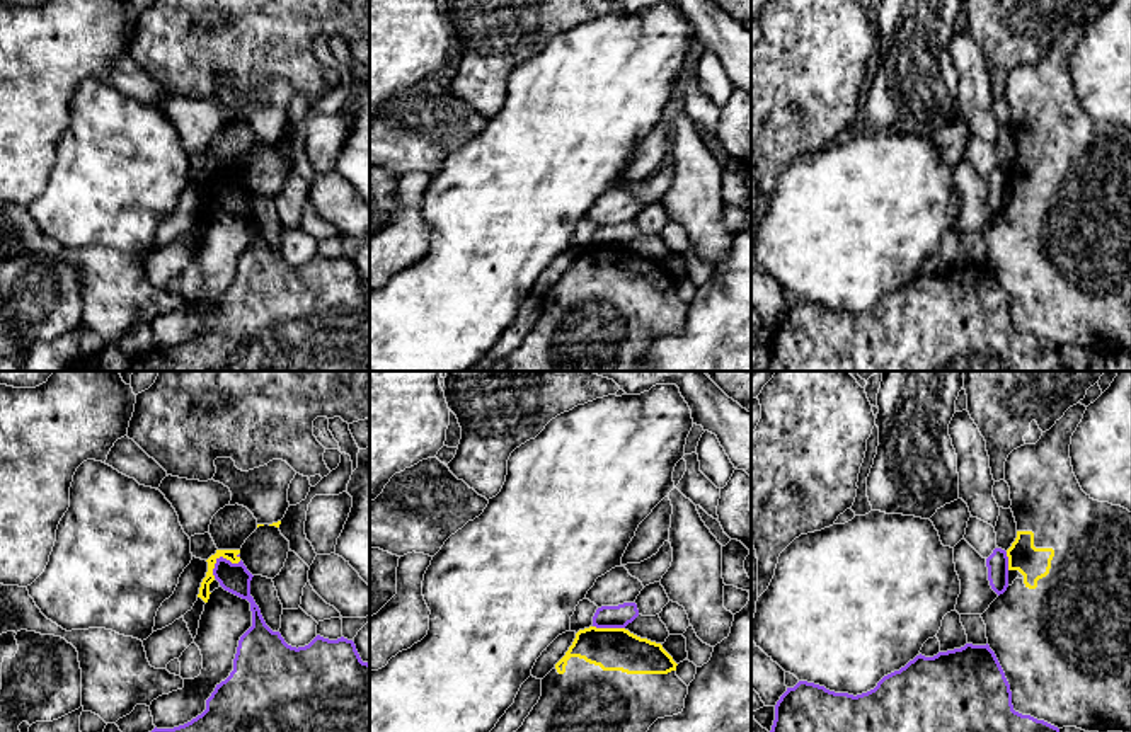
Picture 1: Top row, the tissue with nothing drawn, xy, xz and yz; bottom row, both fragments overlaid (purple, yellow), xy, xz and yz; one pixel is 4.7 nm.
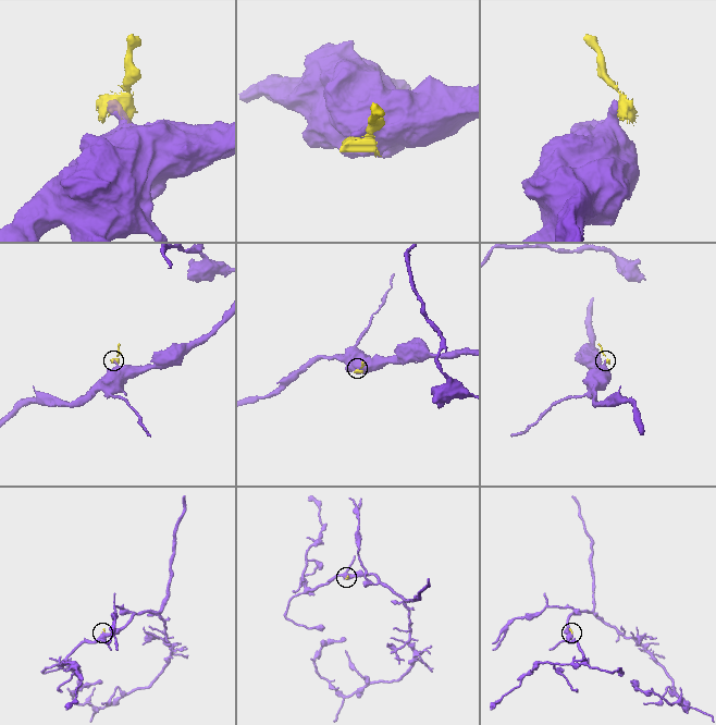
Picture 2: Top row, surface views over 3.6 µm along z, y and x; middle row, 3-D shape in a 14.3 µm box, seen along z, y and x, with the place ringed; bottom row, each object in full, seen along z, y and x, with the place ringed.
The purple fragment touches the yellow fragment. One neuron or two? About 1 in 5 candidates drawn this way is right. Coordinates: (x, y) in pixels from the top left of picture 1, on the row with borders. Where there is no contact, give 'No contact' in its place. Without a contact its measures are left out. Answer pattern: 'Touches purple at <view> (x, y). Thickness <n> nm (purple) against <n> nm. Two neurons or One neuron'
Touches purple at xy (220, 557). Thickness 140 nm (purple) against 50 nm. Two neurons

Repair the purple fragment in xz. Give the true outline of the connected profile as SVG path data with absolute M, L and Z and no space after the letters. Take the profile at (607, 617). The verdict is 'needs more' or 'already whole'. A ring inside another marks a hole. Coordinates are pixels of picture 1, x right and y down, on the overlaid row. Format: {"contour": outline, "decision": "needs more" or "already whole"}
{"contour": "M623 603L618 606L601 606L593 616L596 628L625 628L639 616L635 603Z", "decision": "already whole"}

